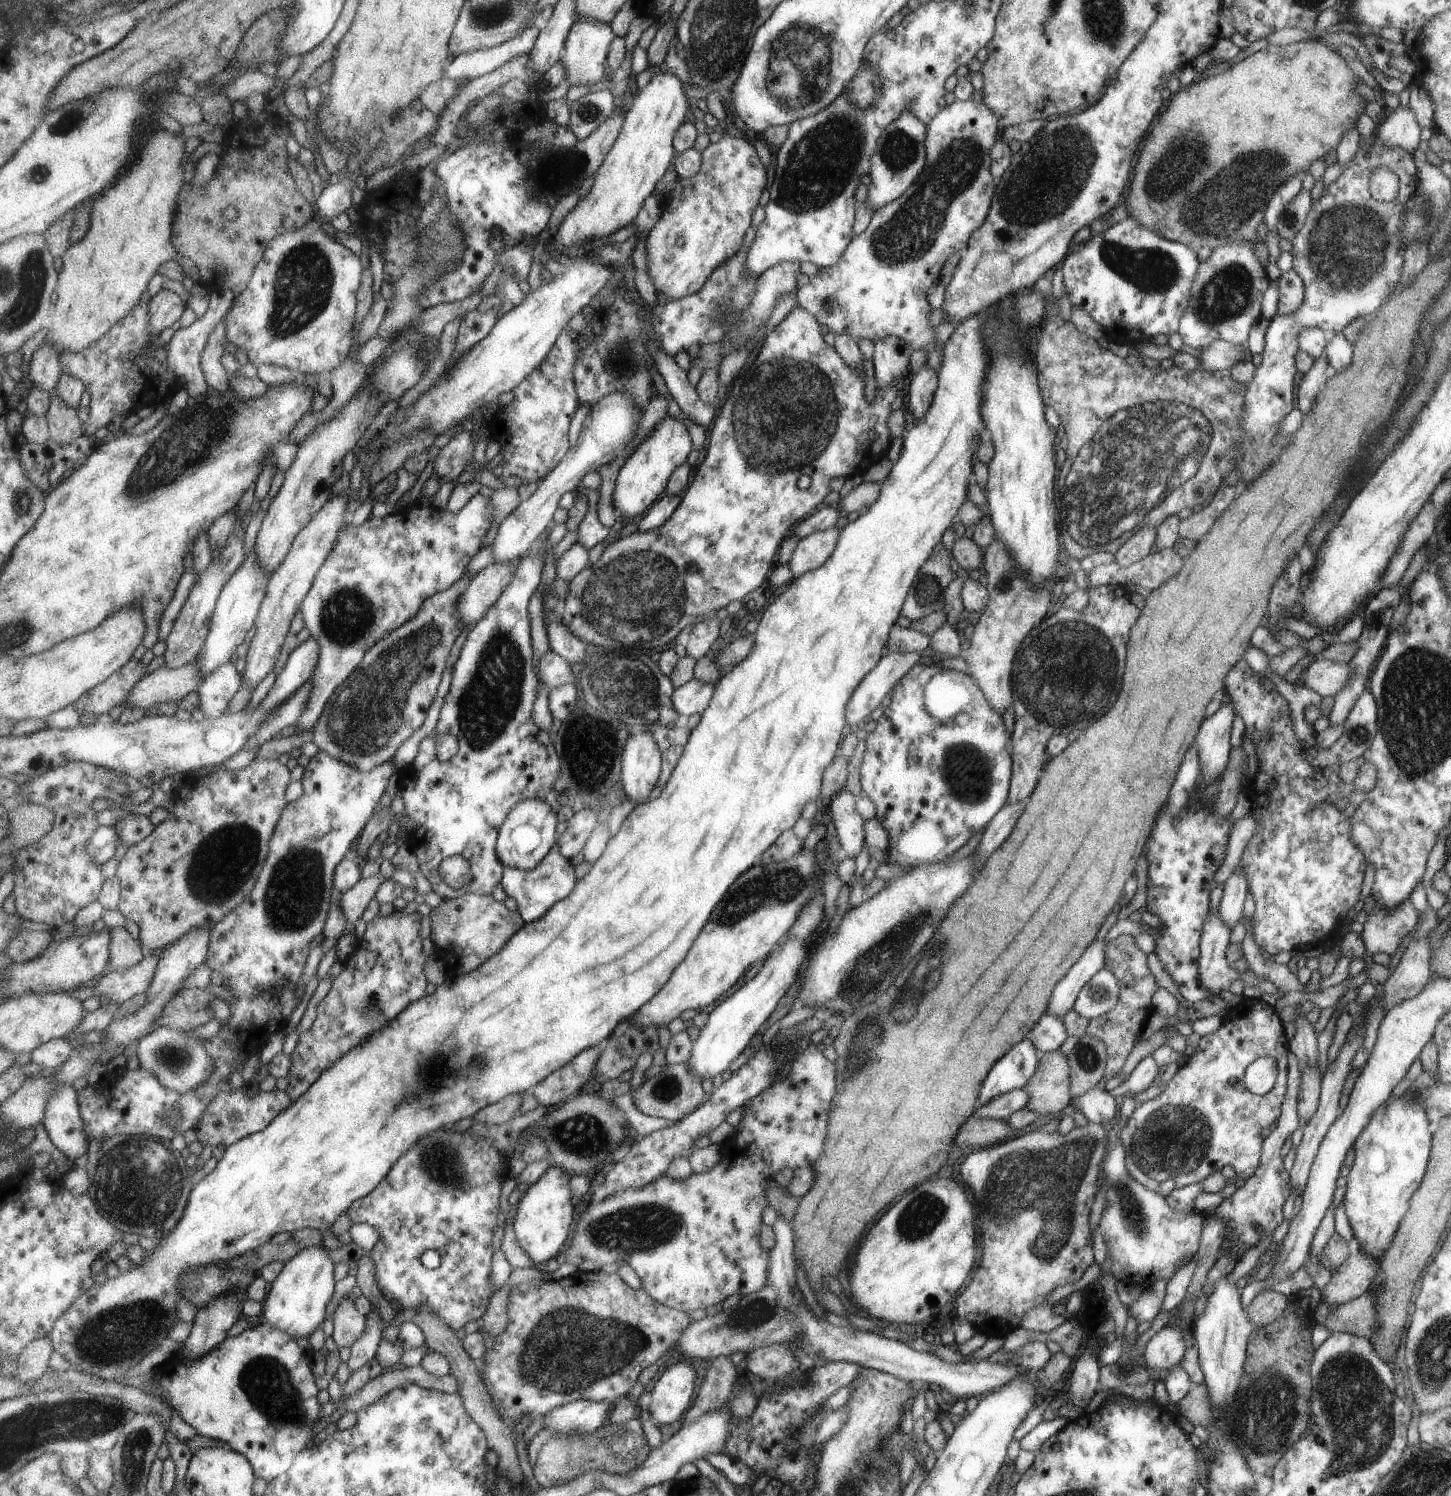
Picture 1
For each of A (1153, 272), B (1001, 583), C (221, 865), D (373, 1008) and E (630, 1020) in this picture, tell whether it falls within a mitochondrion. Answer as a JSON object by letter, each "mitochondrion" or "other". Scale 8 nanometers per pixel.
{"A":"mitochondrion","B":"mitochondrion","C":"mitochondrion","D":"mitochondrion","E":"other"}

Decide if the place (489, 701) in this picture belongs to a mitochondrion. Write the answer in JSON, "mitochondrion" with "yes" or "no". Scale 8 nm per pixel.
{"mitochondrion":"yes"}

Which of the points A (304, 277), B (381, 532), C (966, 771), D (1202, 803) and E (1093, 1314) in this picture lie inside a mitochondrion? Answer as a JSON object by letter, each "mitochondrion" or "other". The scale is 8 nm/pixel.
{"A":"mitochondrion","B":"other","C":"mitochondrion","D":"other","E":"other"}

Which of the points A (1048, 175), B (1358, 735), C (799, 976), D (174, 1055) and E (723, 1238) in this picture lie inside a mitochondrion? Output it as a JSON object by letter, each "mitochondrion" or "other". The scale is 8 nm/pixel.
{"A":"mitochondrion","B":"mitochondrion","C":"other","D":"mitochondrion","E":"other"}

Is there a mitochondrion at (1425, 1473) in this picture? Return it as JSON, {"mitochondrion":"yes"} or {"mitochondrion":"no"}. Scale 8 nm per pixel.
{"mitochondrion":"yes"}

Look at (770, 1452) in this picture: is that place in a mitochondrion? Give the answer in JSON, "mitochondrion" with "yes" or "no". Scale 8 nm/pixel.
{"mitochondrion":"no"}

